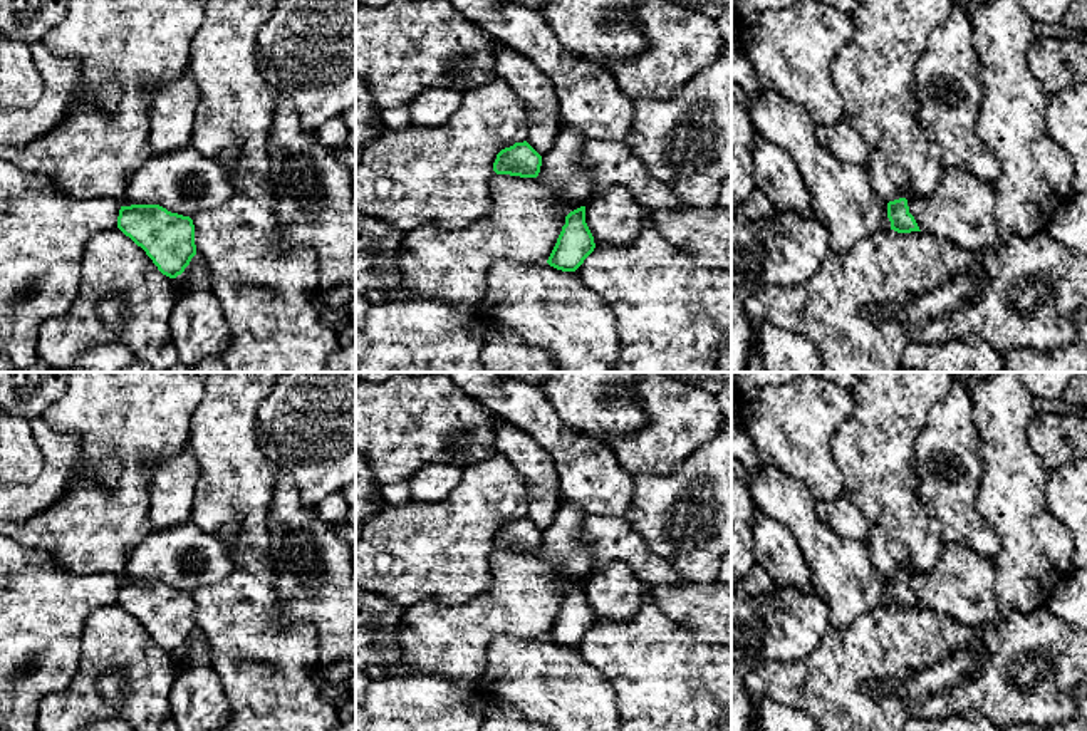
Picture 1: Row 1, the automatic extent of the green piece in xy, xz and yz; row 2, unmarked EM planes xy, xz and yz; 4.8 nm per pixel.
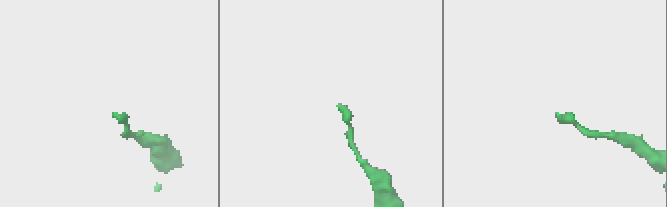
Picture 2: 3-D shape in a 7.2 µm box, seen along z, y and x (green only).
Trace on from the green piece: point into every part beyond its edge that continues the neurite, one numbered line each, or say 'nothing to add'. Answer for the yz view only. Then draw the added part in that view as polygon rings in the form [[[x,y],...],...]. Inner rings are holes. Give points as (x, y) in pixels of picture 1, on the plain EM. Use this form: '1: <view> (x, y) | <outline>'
1: yz (874, 448) | [[[857,372],[857,384],[850,389],[852,397],[854,397],[854,411],[850,417],[839,428],[839,431],[832,438],[832,456],[844,474],[845,493],[850,498],[850,501],[862,511],[867,521],[866,545],[869,550],[869,557],[876,570],[886,577],[894,577],[899,573],[909,575],[913,572],[928,572],[936,565],[943,552],[943,547],[944,547],[943,526],[934,516],[931,516],[926,511],[923,501],[918,496],[916,478],[913,474],[913,456],[914,456],[916,439],[919,433],[926,428],[933,406],[939,402],[941,399],[944,399],[944,396],[951,389],[953,381],[954,381],[953,372]]]

